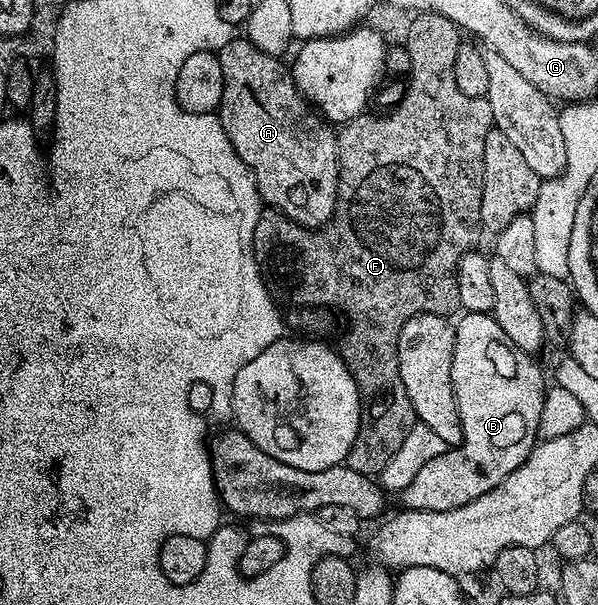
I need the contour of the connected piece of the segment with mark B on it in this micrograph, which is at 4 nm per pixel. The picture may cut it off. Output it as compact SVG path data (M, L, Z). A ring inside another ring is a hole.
M491 314L462 315L460 322L454 323L455 343L453 344L453 396L457 400L457 412L463 425L463 442L454 448L448 448L441 456L429 460L413 484L401 492L402 505L409 510L432 510L445 512L447 509L459 508L477 496L497 488L515 469L525 464L531 450L540 441L541 404L545 404L547 386L543 382L543 370L534 361L532 355L526 354L497 324Z

